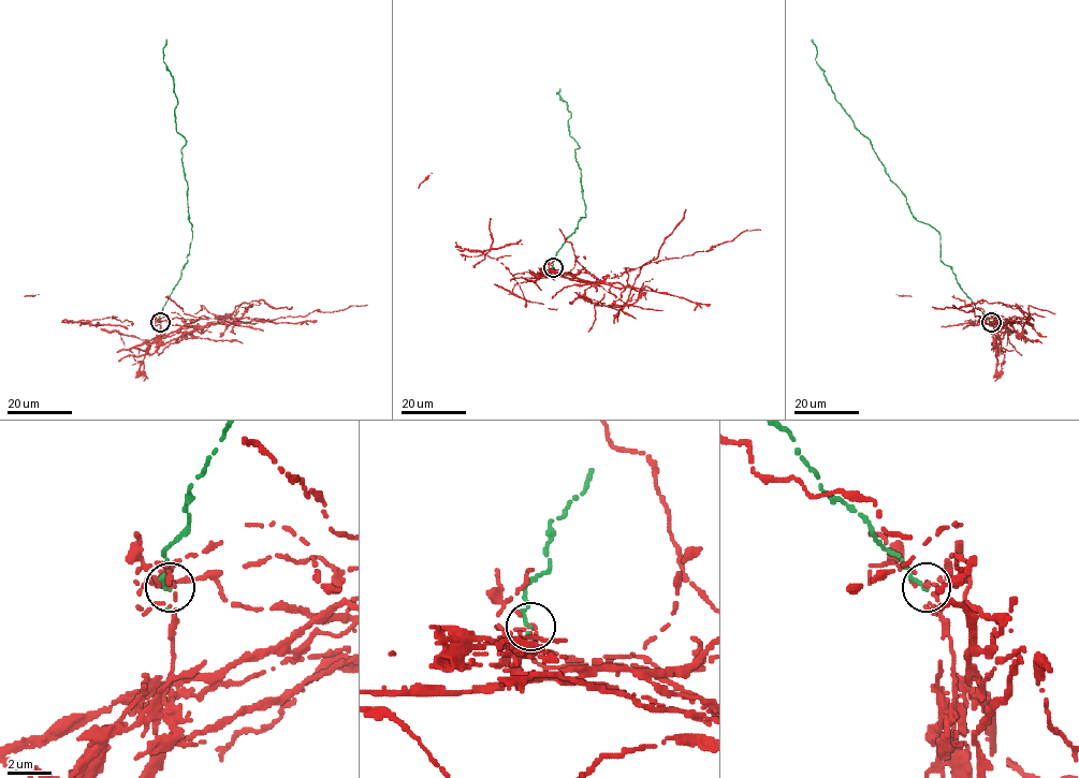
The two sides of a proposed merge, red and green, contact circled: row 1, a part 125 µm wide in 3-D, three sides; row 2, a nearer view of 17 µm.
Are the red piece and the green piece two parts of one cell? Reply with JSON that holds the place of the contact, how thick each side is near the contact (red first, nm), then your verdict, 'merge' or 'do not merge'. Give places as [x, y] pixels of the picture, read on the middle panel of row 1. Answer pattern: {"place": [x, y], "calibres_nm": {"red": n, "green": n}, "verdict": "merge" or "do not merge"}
{"place": [553, 267], "calibres_nm": {"red": 200, "green": 180}, "verdict": "do not merge"}

